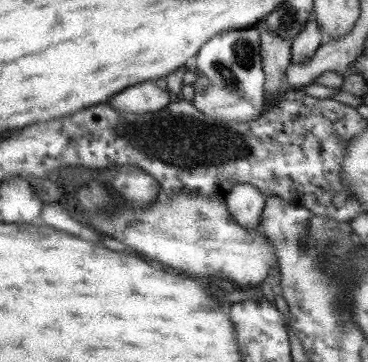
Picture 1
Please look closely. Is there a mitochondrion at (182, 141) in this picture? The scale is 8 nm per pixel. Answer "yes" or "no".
yes

